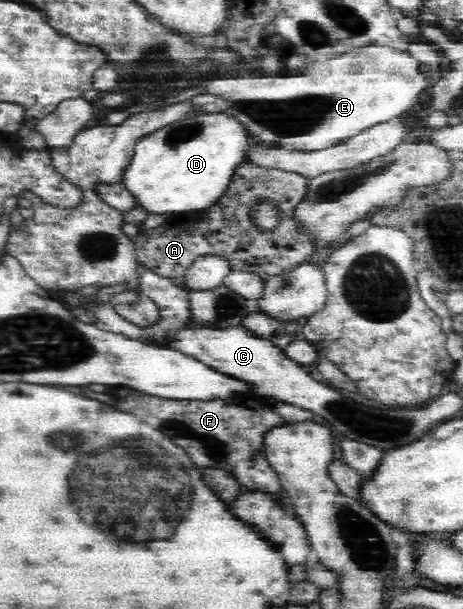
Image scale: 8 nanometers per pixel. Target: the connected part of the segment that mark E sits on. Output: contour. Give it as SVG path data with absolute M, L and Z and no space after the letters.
M368 45L367 47L354 47L347 53L340 53L335 57L329 58L327 61L324 61L324 64L320 64L320 68L316 68L316 72L308 72L308 74L294 74L294 72L290 74L290 72L284 72L284 74L276 76L266 74L242 74L240 77L214 78L210 79L210 82L208 82L208 90L206 90L206 92L208 92L208 95L216 94L216 96L227 100L229 108L226 111L240 121L241 126L249 132L253 139L273 144L273 146L278 148L288 148L289 150L324 151L327 148L334 147L335 144L342 143L347 138L362 132L364 129L374 127L375 124L380 124L402 114L406 114L410 111L412 104L416 104L416 101L420 100L424 89L432 84L432 78L434 78L434 76L426 75L420 71L420 62L418 62L412 54L398 51L392 47Z

